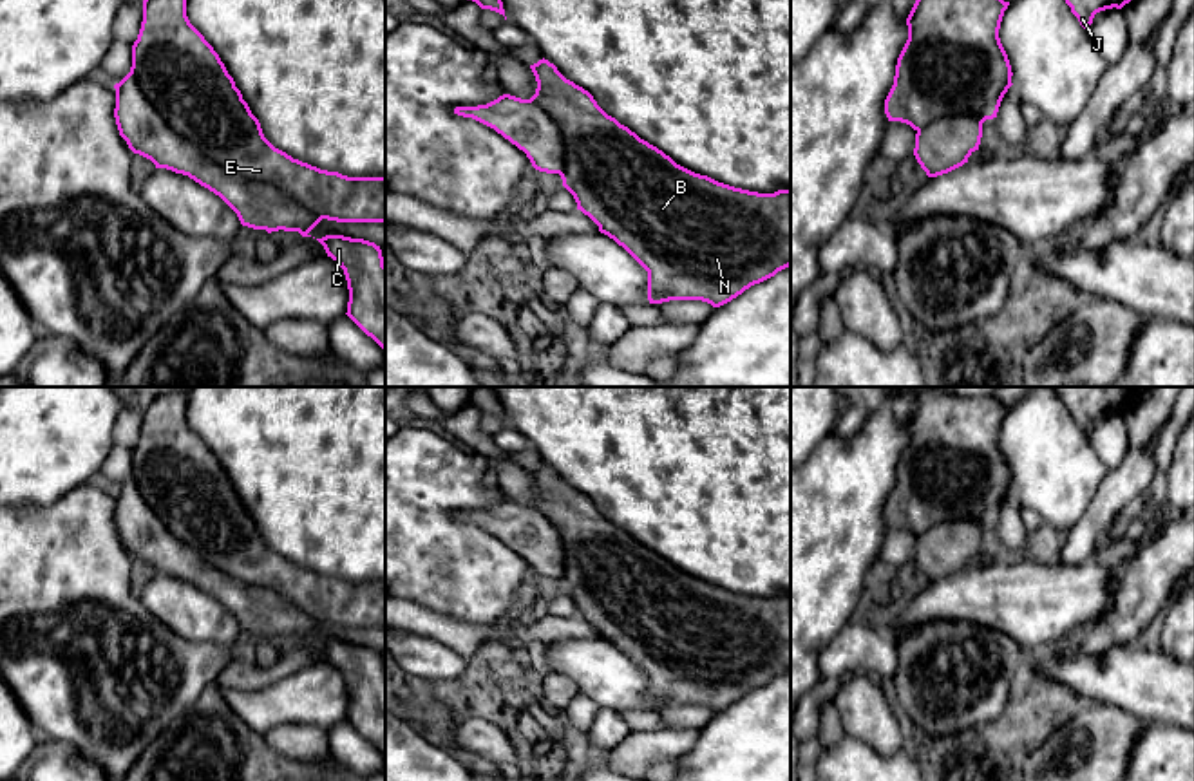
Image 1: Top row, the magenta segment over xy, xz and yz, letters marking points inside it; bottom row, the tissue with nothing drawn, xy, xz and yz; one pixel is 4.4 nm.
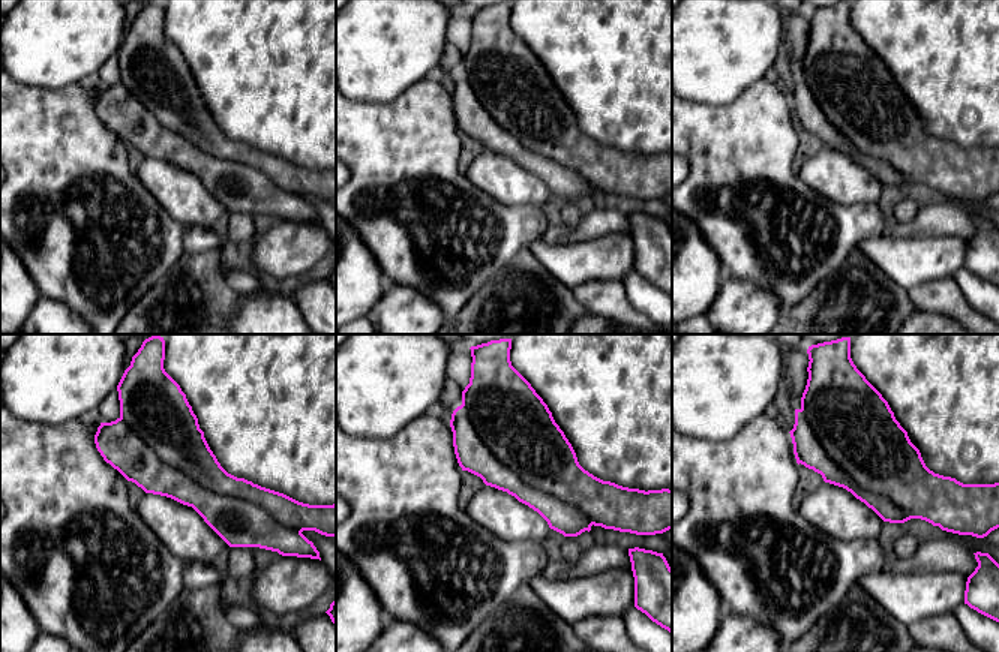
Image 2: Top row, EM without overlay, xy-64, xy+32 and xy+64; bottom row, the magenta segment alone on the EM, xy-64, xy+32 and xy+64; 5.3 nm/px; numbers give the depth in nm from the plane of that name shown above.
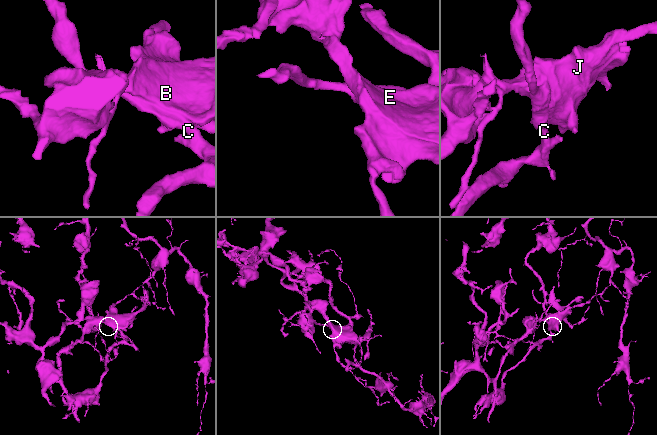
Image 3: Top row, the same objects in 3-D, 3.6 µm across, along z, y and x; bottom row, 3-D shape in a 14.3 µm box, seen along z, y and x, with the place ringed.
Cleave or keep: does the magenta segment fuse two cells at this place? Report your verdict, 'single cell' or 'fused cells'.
single cell

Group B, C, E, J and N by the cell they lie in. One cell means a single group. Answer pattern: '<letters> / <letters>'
B C E J N

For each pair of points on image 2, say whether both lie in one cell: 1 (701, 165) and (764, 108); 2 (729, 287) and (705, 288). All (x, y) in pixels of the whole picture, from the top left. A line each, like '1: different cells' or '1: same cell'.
1: same cell
2: different cells

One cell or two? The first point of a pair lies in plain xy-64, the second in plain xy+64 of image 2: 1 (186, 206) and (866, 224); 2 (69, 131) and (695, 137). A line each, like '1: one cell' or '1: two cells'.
1: two cells
2: one cell

